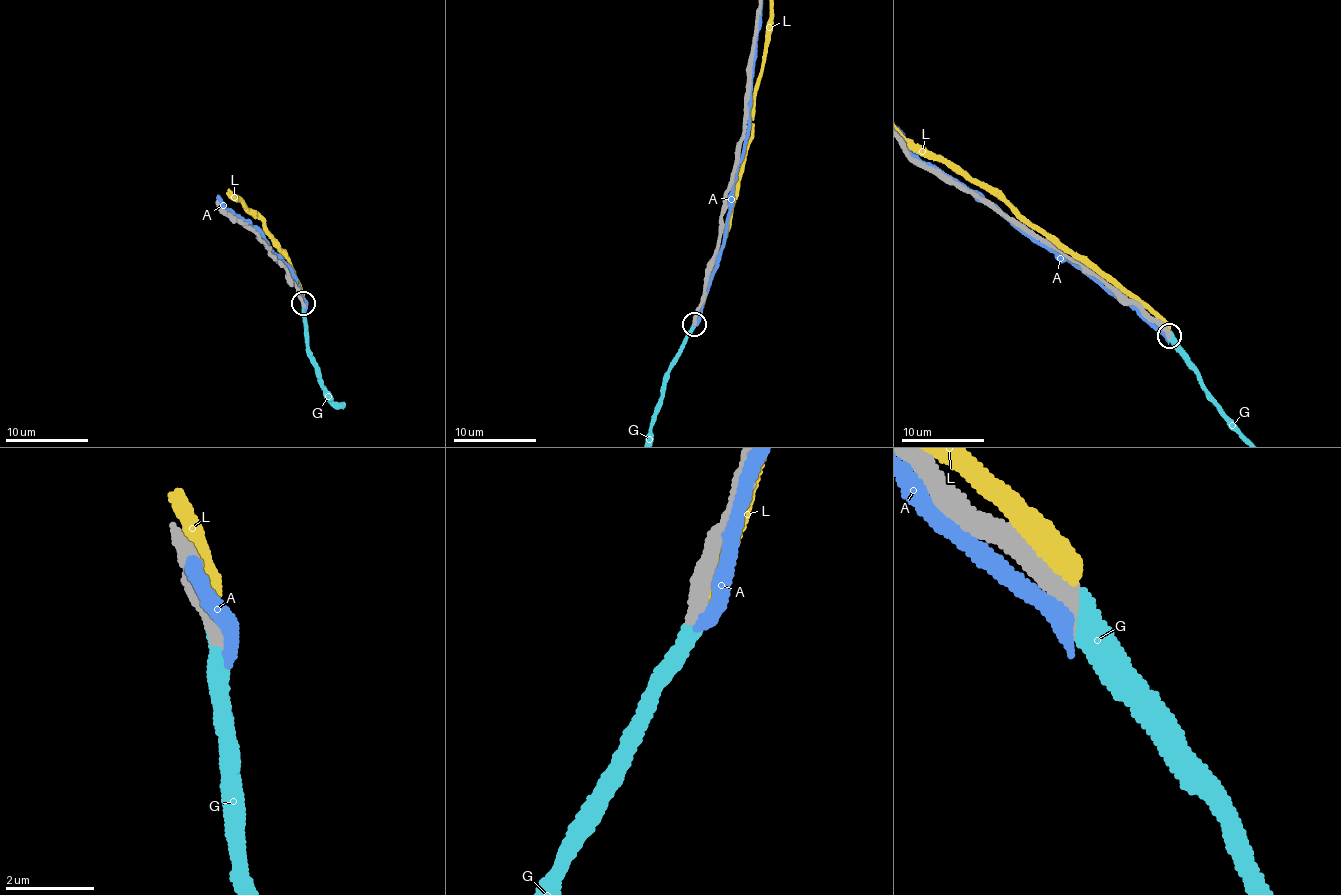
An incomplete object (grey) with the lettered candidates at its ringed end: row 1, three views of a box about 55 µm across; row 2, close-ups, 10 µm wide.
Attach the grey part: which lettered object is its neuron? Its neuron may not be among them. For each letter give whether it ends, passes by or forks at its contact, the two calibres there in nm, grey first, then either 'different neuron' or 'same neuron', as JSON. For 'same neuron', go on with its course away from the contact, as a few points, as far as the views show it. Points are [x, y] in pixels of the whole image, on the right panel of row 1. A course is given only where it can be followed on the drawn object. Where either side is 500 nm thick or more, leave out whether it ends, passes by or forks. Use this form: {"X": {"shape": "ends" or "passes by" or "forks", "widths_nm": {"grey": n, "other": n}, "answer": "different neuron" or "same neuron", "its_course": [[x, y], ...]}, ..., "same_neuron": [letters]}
{"A": {"shape": "ends", "widths_nm": {"grey": 460, "other": 460}, "answer": "different neuron"}, "G": {"shape": "ends", "widths_nm": {"grey": 480, "other": 480}, "answer": "same neuron"}, "L": {"widths_nm": {"grey": 460, "other": 650}, "answer": "different neuron"}, "same_neuron": ["G"]}

